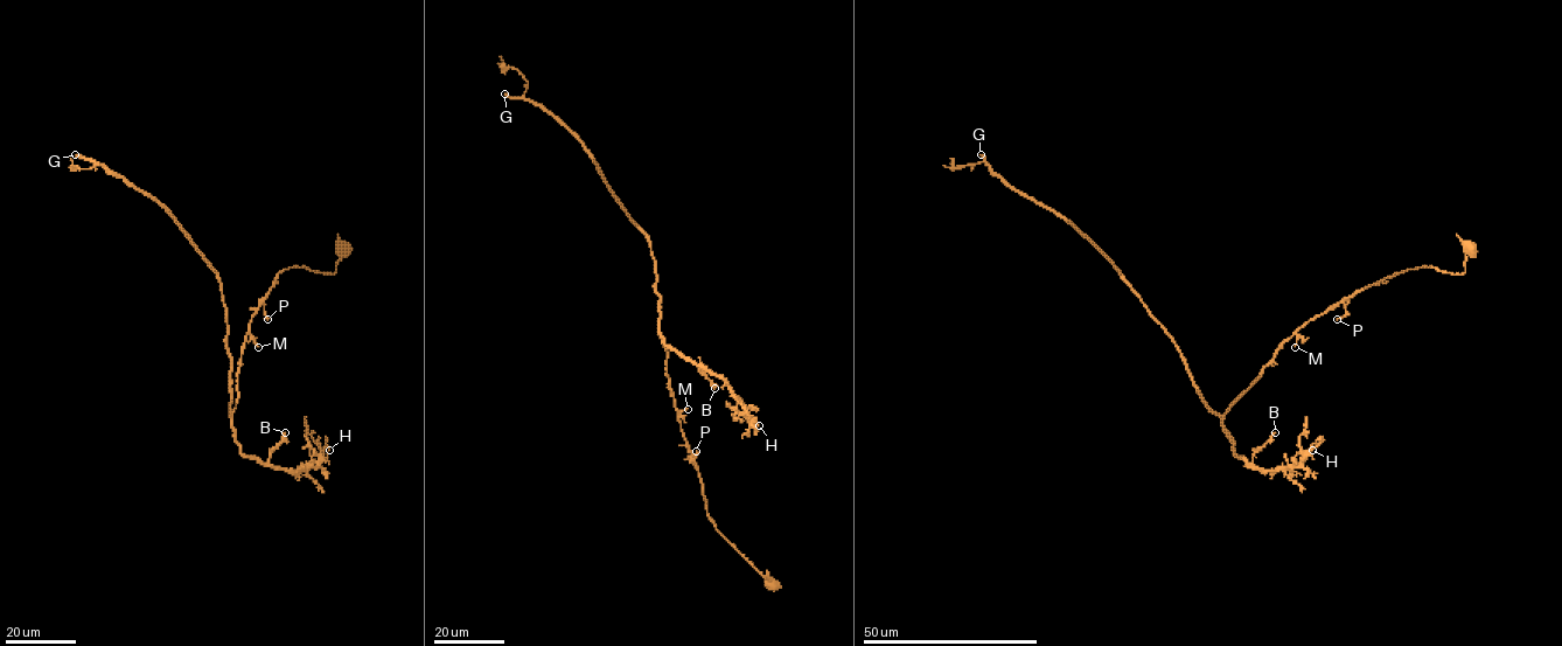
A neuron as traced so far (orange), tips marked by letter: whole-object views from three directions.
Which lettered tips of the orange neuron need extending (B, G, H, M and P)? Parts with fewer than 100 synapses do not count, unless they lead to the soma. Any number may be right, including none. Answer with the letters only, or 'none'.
G

